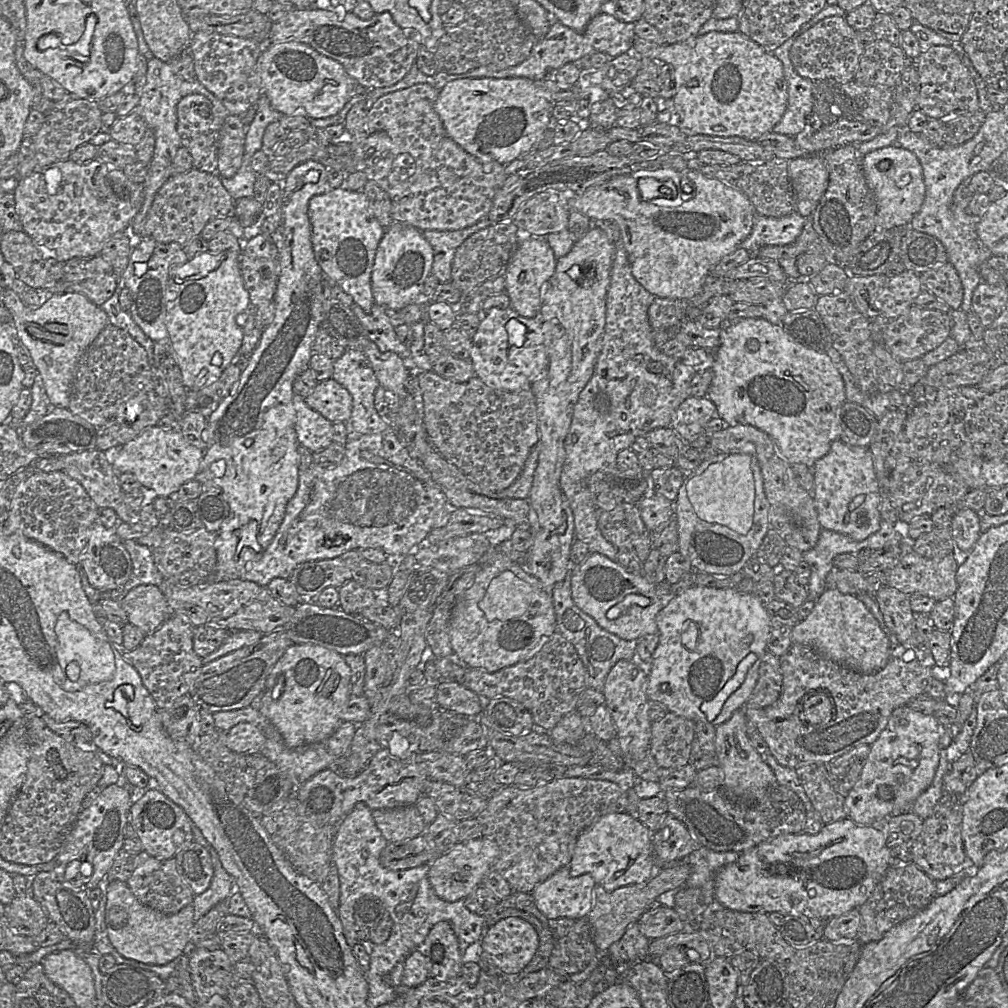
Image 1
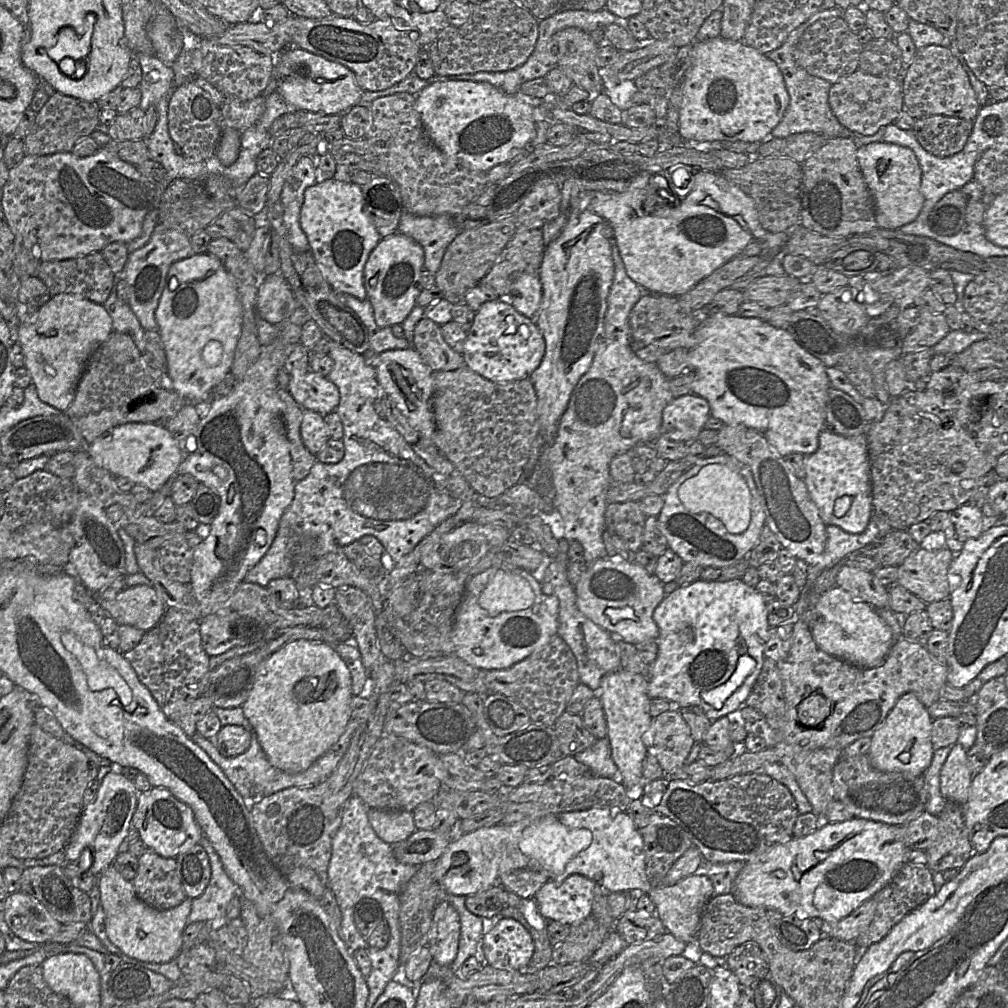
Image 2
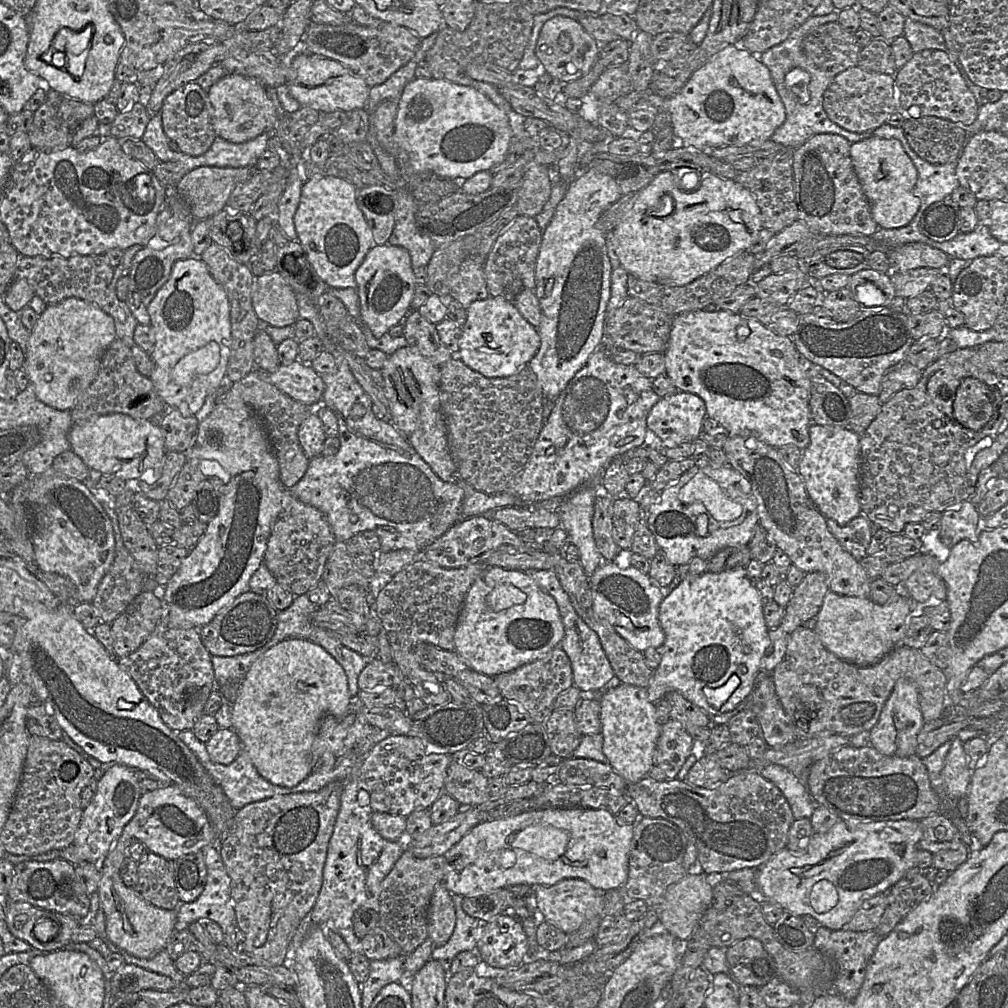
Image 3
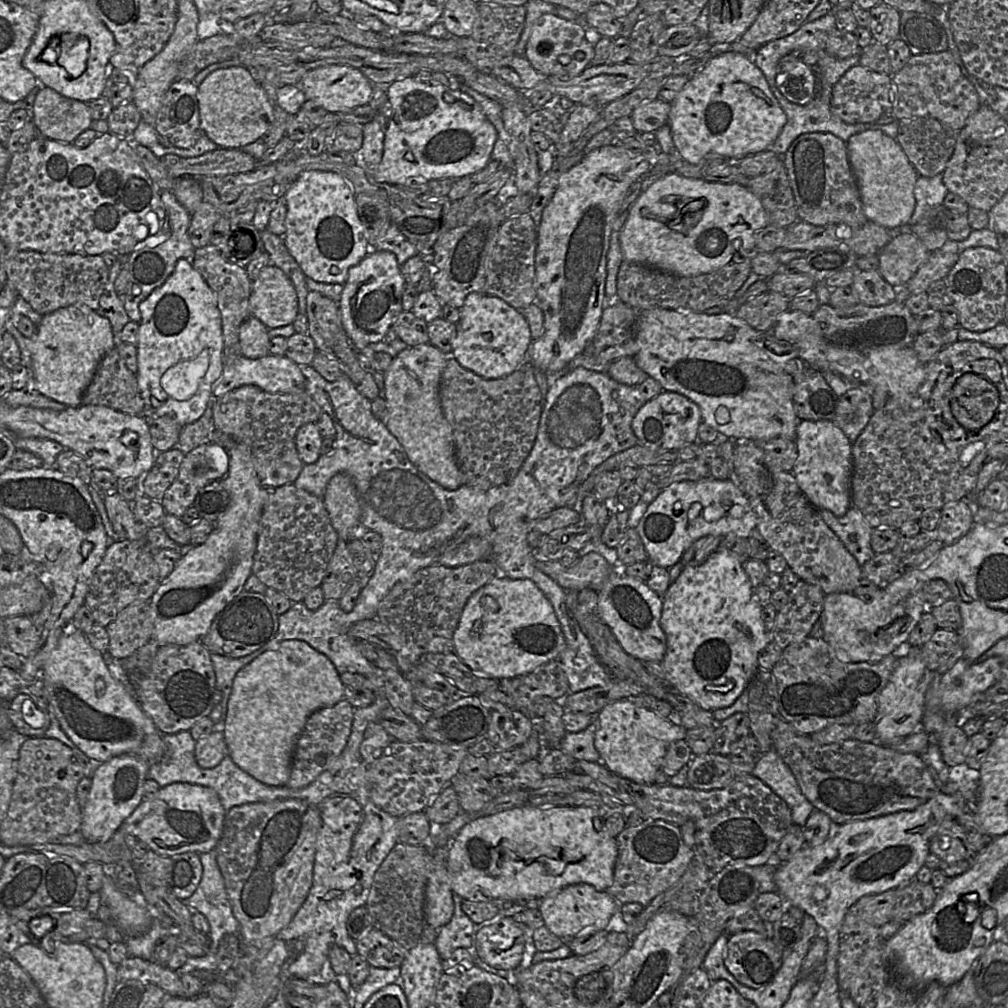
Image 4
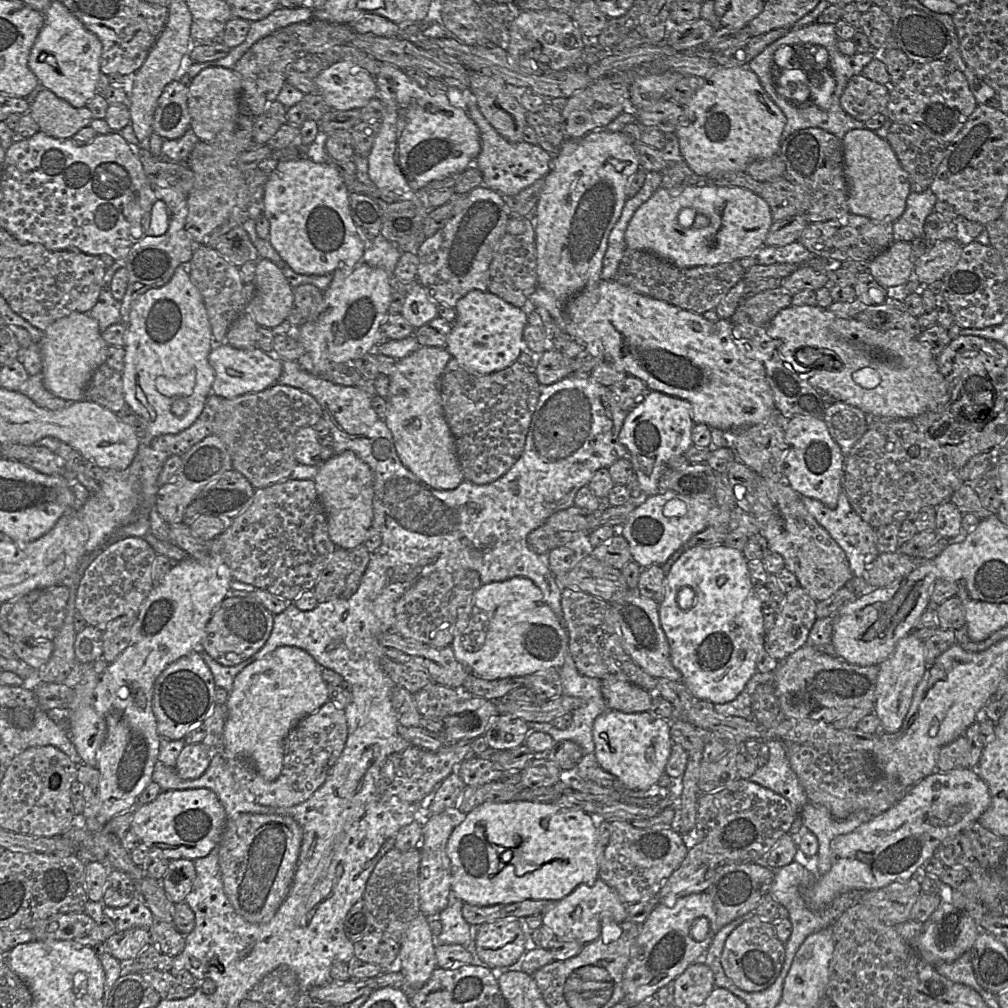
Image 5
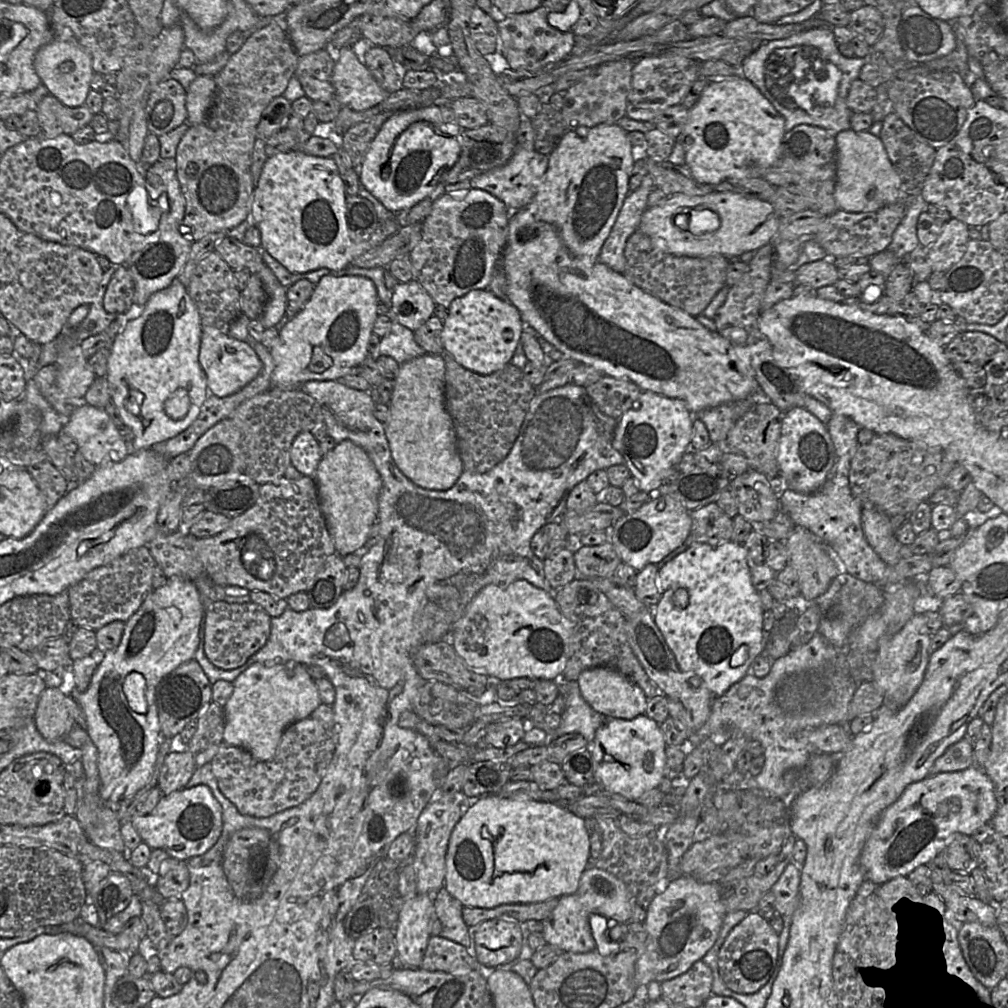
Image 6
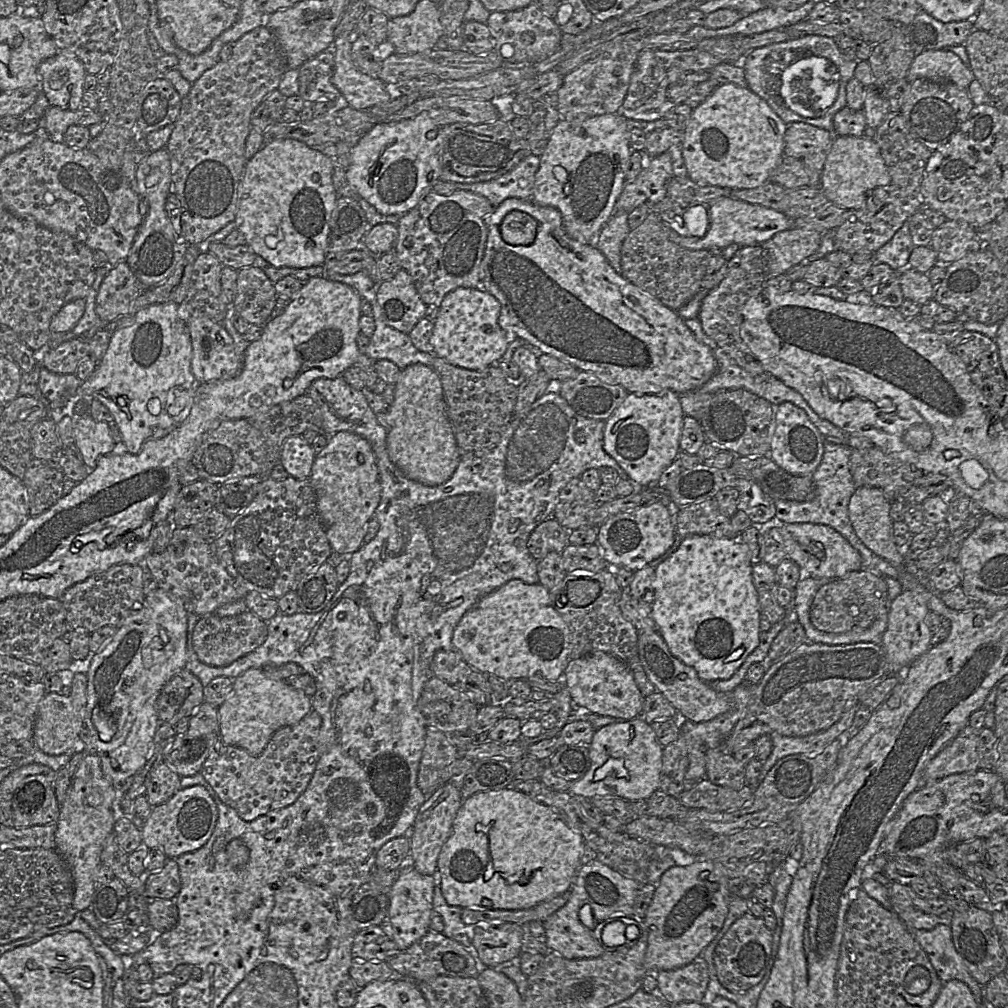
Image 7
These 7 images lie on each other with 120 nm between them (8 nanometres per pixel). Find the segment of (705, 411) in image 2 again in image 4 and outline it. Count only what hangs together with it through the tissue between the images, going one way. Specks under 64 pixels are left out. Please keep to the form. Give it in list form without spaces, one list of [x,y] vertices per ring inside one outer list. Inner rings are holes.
[[[663,390],[648,400],[633,418],[631,427],[638,438],[638,444],[658,452],[678,451],[698,442],[698,427],[702,422],[699,406],[686,396]]]

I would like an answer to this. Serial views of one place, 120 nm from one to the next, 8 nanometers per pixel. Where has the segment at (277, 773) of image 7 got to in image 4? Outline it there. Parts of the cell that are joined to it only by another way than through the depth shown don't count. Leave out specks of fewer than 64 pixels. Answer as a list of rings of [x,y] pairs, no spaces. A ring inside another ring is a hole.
[[[346,700],[334,706],[324,707],[313,712],[307,719],[293,753],[291,773],[286,787],[303,789],[328,770],[346,747],[354,719],[354,707]]]

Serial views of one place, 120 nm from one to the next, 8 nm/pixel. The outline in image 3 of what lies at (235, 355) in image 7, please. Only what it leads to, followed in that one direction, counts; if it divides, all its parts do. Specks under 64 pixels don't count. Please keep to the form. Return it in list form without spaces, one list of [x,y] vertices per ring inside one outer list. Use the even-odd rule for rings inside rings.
[[[295,360],[288,365],[281,364],[275,372],[268,374],[268,380],[296,401],[313,407],[321,404],[325,384],[321,376],[307,363]]]

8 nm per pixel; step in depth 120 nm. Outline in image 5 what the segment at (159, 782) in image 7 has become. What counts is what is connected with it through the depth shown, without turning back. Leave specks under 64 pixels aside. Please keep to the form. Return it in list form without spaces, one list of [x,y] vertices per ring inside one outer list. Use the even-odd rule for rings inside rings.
[[[203,743],[186,744],[177,758],[175,771],[181,779],[197,779],[207,770],[212,757],[213,749]]]

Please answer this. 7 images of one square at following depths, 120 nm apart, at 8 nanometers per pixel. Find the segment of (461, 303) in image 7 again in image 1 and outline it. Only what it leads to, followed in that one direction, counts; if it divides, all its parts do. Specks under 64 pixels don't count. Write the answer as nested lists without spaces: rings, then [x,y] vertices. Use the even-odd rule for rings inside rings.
[[[542,304],[534,318],[520,316],[511,307],[506,309],[491,308],[487,312],[482,309],[478,313],[480,323],[472,338],[470,361],[475,374],[487,386],[501,391],[519,392],[531,389],[532,384],[545,372],[548,365],[547,349],[542,335]]]

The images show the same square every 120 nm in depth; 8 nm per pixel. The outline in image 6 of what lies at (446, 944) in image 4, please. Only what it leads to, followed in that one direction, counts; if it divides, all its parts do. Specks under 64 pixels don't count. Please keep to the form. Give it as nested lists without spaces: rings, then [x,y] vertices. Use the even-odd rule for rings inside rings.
[[[445,887],[433,895],[434,916],[441,921],[442,931],[439,936],[470,947],[469,927],[462,917],[463,905],[451,896]]]

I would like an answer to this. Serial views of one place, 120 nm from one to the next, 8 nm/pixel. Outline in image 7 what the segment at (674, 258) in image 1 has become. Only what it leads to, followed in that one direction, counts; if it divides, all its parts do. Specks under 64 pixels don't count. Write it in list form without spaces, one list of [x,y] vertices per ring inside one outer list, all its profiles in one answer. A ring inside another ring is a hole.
[[[730,196],[719,197],[704,205],[708,210],[709,227],[703,237],[680,235],[671,227],[669,239],[679,246],[691,250],[708,250],[720,254],[720,250],[736,243],[742,246],[760,246],[776,233],[788,230],[793,226],[793,220],[784,212],[779,212],[758,204],[750,204]]]

